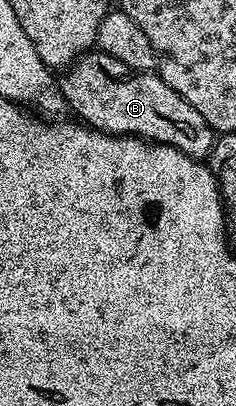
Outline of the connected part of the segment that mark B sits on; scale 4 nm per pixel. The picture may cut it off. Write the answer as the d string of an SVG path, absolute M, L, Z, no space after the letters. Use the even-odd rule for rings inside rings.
M91 49L86 54L81 55L77 61L72 65L72 70L69 73L71 75L61 76L60 86L62 89L62 95L66 99L67 108L71 112L75 111L77 118L81 120L87 127L93 127L96 131L103 131L105 135L132 135L136 139L144 139L151 143L163 143L169 147L175 147L180 149L180 153L184 153L188 157L202 161L209 156L212 148L214 148L214 141L216 138L216 132L208 125L208 121L204 121L204 117L200 117L200 113L196 113L196 109L192 109L192 105L188 105L188 101L184 101L184 97L180 97L180 93L176 93L176 89L169 87L167 83L156 73L148 71L137 71L136 69L128 69L128 65L124 65L121 61L116 61L116 57L108 57L108 53L99 51L97 49Z

